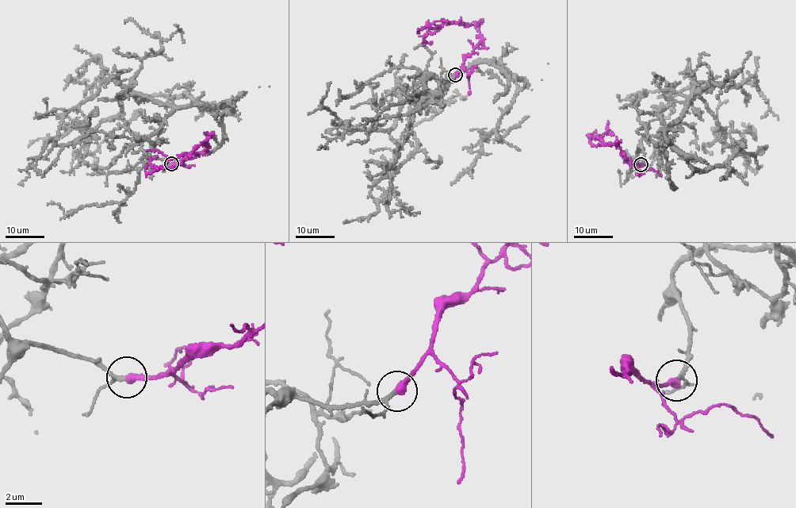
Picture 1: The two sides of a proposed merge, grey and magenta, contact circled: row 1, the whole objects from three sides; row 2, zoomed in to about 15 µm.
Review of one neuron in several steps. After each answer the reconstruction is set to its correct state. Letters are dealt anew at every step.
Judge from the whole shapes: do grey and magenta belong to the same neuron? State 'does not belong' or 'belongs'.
belongs

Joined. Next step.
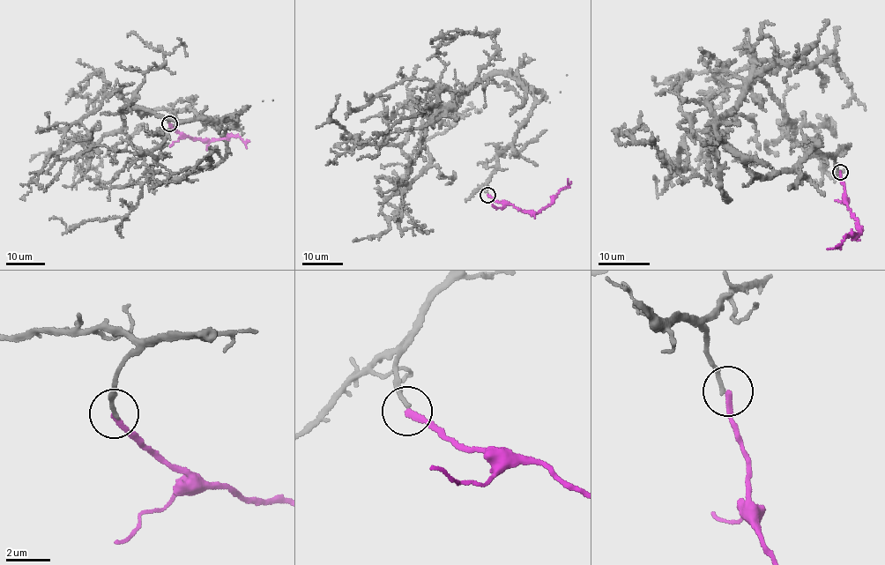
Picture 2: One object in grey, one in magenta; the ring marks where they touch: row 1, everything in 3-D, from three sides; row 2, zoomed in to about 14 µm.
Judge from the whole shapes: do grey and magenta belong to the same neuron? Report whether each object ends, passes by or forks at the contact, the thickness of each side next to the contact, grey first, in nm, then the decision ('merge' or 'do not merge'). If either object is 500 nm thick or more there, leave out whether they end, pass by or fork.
grey ends there; magenta ends there; 180 nm thick on the grey side, 240 nm on the other; do not merge

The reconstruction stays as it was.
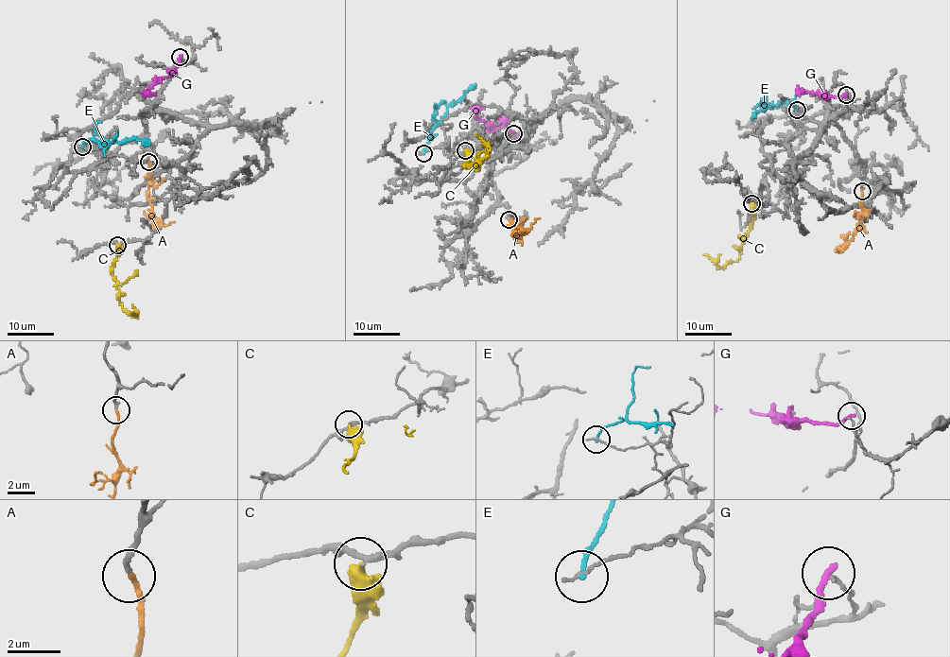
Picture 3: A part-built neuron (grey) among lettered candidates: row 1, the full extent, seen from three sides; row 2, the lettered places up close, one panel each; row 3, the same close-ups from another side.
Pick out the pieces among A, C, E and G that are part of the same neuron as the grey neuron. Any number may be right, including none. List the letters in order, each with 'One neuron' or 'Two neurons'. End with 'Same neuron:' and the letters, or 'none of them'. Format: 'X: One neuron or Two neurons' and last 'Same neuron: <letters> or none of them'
A: One neuron
C: Two neurons
E: Two neurons
G: Two neurons
Same neuron: A

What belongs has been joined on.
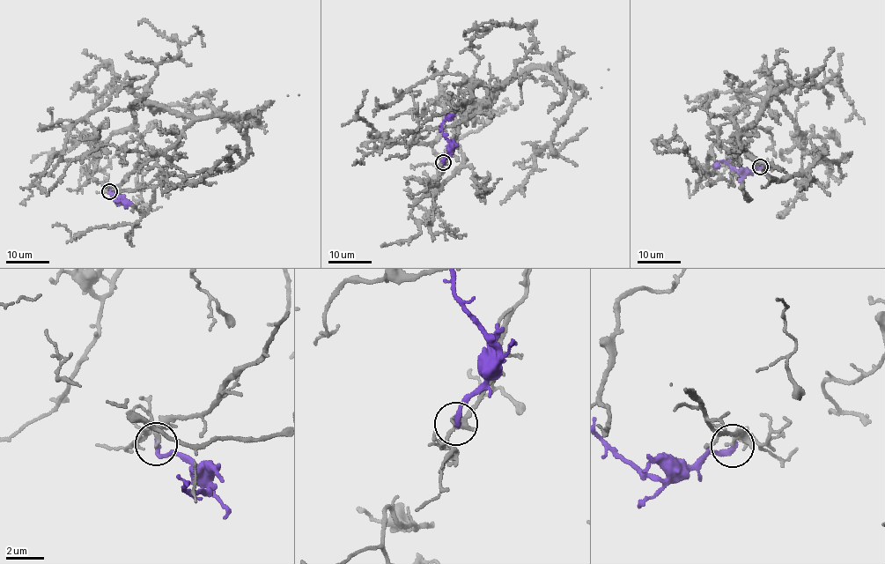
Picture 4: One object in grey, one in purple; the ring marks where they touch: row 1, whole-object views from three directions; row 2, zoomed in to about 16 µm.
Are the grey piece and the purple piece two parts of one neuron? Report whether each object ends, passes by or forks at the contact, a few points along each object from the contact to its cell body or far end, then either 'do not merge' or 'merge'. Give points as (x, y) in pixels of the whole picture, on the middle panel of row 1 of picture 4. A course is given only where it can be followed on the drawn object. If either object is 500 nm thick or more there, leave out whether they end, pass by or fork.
grey passes by | purple ends | grey via (443, 162), (460, 121), (504, 83), (488, 98), (449, 113), (432, 144), (398, 144), (357, 117), (367, 89) | purple via (443, 162), (452, 144), (441, 126), (453, 114) | do not merge

